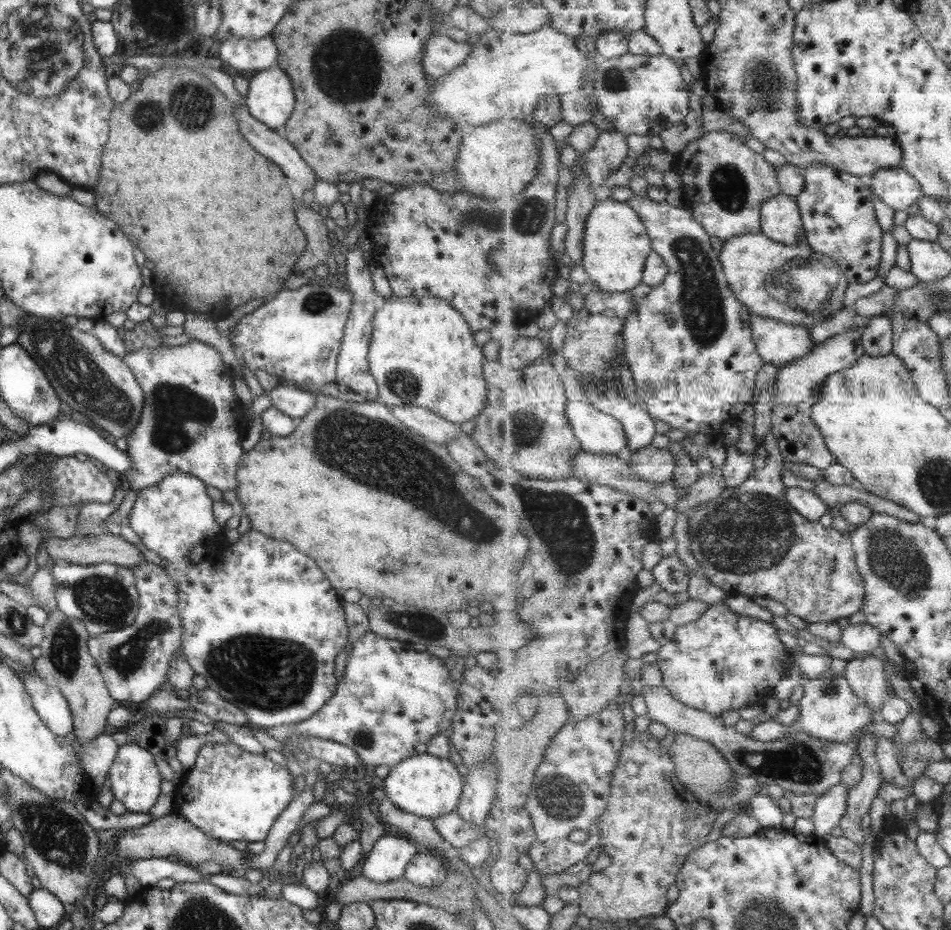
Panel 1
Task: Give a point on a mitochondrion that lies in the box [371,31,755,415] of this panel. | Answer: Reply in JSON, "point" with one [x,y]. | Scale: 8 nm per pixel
{"point":[702,311]}

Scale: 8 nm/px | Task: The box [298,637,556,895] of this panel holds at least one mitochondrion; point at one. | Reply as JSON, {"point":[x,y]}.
{"point":[364,738]}

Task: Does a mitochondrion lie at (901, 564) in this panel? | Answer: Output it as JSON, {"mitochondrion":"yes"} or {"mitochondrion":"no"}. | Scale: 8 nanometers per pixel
{"mitochondrion":"yes"}

